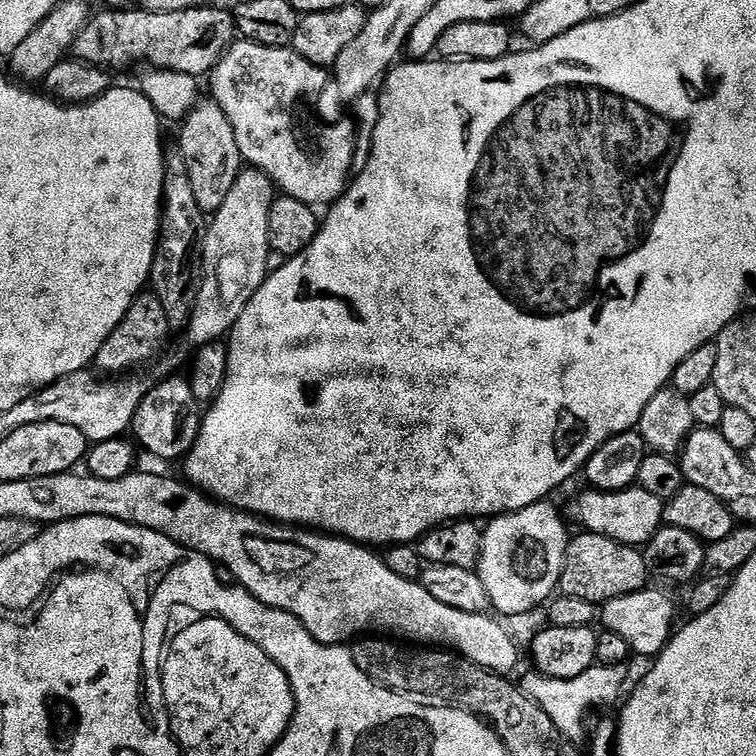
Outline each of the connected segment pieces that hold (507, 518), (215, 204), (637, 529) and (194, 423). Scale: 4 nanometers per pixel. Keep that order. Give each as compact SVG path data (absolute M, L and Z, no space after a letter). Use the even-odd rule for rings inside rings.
M541 502L526 506L526 510L489 519L487 524L483 529L484 545L478 571L482 586L486 586L489 605L497 608L501 617L524 616L539 604L547 605L560 587L570 539L559 510L552 502Z
M214 102L207 103L197 103L191 114L185 116L179 125L178 151L184 155L186 168L190 170L190 184L194 186L194 196L198 198L201 212L214 214L226 202L226 196L242 171L242 161L238 138L234 138L234 126L230 126L230 118L226 118L226 114L222 114Z
M638 486L623 488L621 492L587 490L572 504L572 516L585 532L602 534L620 544L643 546L664 524L665 501Z
M177 374L164 378L161 384L153 383L142 398L132 419L130 429L135 443L160 460L183 461L200 433L202 406L194 398L194 390L187 379ZM169 379L169 380L168 380ZM136 435L136 436L135 436ZM144 447L144 448L143 448Z

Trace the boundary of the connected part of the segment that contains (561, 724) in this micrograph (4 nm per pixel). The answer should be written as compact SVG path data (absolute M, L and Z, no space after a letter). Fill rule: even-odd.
M595 664L590 670L586 670L580 674L578 678L572 679L550 679L535 670L530 670L530 673L524 675L518 684L525 694L538 702L550 714L551 720L555 722L555 726L560 733L569 740L578 742L583 734L585 737L588 712L594 708L612 704L617 699L618 702L621 699L625 691L624 684L628 676L628 670L622 664L616 667L602 667Z

